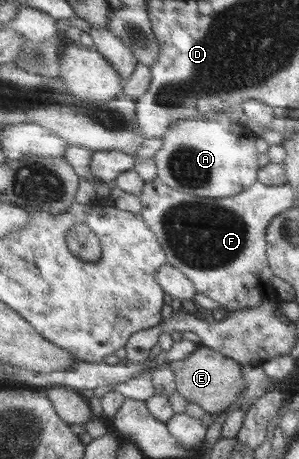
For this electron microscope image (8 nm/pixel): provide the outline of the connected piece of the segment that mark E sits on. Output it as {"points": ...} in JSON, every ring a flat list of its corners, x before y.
{"points":[[203,345,186,360,171,362,171,367,176,371,179,392,189,402,201,404,209,413,228,410,247,389,243,364,210,346]]}

